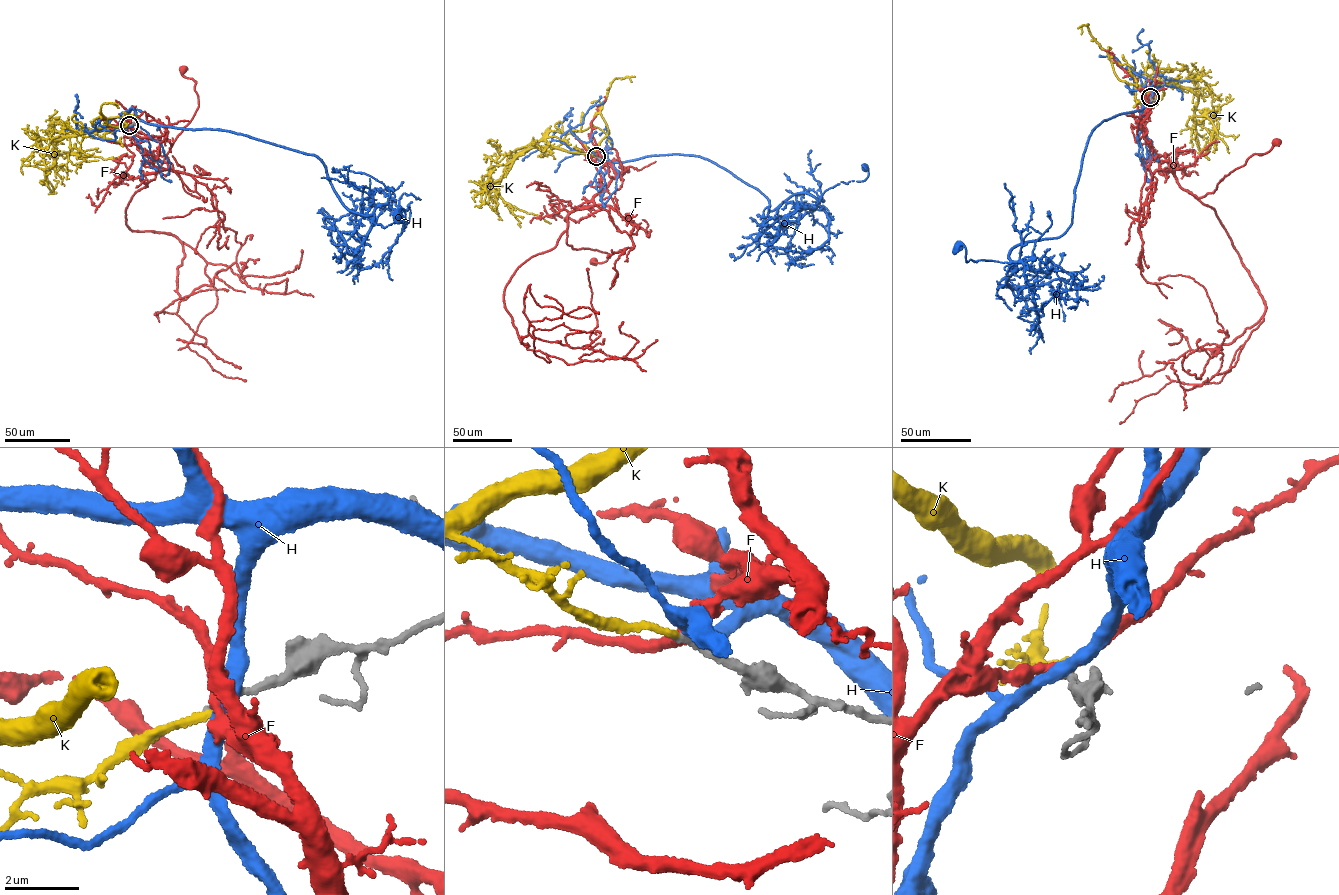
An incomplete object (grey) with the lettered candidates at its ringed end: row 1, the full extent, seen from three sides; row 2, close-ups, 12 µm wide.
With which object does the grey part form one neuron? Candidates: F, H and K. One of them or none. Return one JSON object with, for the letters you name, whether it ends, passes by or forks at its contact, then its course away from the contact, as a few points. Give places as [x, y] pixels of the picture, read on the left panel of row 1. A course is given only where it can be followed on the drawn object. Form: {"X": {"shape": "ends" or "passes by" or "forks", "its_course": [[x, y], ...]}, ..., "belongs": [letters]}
{"K": {"shape": "ends", "its_course": [[130, 125], [55, 138], [54, 146], [55, 159], [59, 153], [104, 159], [127, 153]]}, "belongs": ["K"]}

